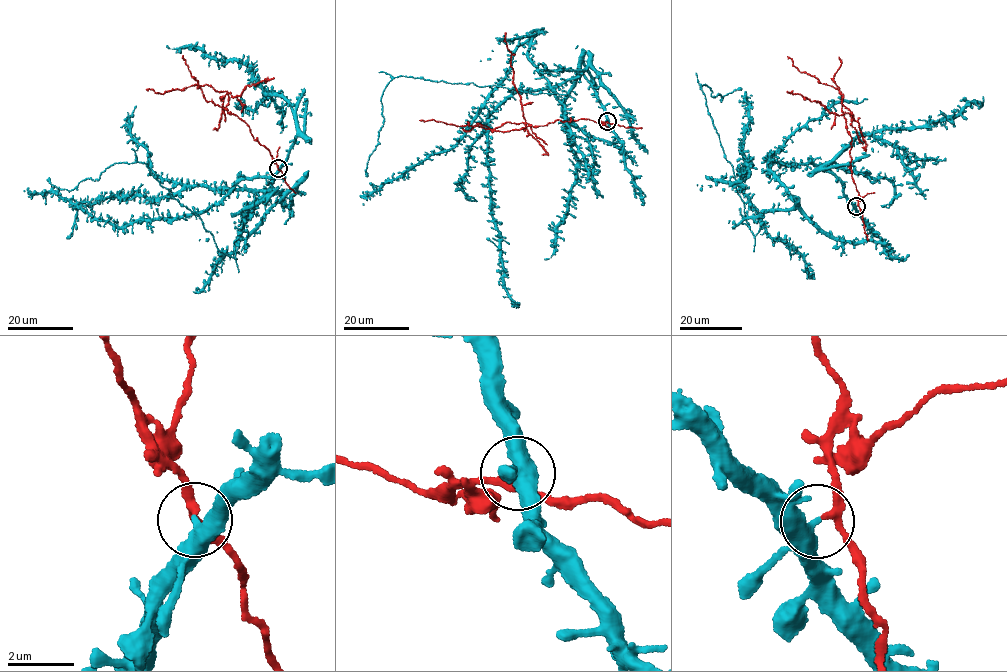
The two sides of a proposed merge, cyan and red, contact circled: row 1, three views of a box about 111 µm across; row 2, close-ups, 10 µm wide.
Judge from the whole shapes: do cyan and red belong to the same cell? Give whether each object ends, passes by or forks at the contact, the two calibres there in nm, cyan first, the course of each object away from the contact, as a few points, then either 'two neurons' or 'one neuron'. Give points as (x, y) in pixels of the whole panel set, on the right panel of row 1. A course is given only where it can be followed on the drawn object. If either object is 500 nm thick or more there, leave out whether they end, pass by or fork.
cyan passes by | red passes by | 400/220 nm | cyan via (856, 206), (859, 241), (794, 206), (750, 206), (753, 235), (700, 88), (742, 88) | red via (857, 205), (843, 95), (842, 103), (851, 114), (838, 115), (819, 102), (786, 92) | two neurons

